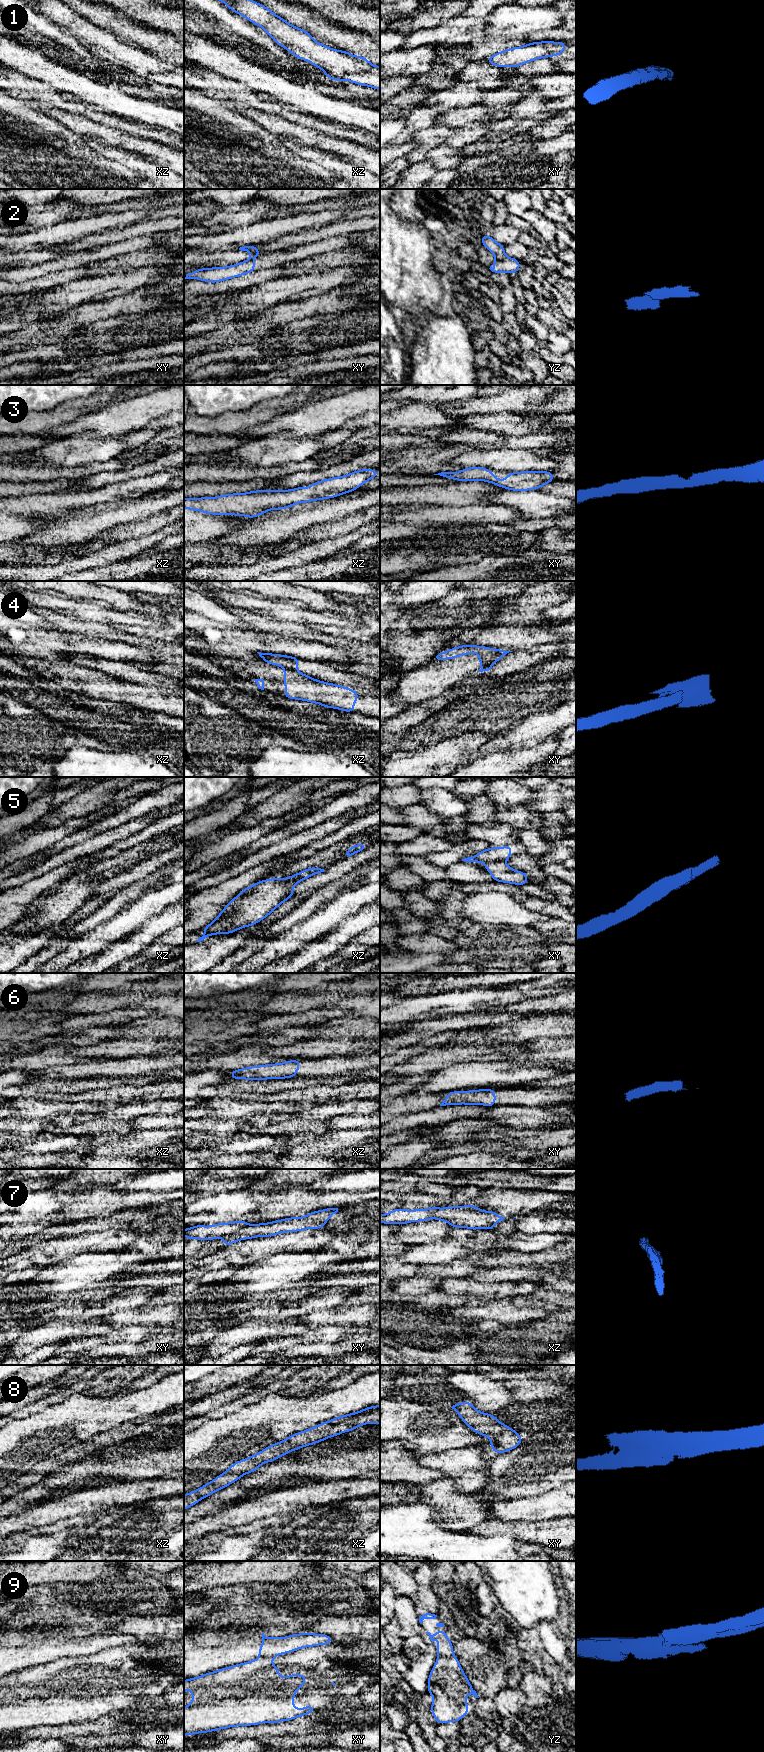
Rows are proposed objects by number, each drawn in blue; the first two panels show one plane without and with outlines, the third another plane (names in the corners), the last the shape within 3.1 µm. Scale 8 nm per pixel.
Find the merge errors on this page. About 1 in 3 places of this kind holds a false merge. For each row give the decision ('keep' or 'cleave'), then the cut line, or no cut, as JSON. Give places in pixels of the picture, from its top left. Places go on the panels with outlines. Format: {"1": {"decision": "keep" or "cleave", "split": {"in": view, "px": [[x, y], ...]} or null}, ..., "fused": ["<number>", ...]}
{"1": {"decision": "keep", "split": null}, "2": {"decision": "cleave", "split": {"in": "yz", "px": [[505, 255], [500, 259], [496, 259]]}}, "3": {"decision": "keep", "split": null}, "4": {"decision": "cleave", "split": {"in": "xz", "px": [[284, 667], [296, 670]]}}, "5": {"decision": "cleave", "split": {"in": "xy", "px": [[503, 860], [487, 861], [484, 863]]}}, "6": {"decision": "keep", "split": null}, "7": {"decision": "cleave", "split": {"in": "xy", "px": [[247, 1224], [223, 1237]]}}, "8": {"decision": "keep", "split": null}, "9": {"decision": "cleave", "split": {"in": "xy", "px": [[275, 1655], [259, 1657]]}}, "fused": ["2", "4", "5", "7", "9"]}

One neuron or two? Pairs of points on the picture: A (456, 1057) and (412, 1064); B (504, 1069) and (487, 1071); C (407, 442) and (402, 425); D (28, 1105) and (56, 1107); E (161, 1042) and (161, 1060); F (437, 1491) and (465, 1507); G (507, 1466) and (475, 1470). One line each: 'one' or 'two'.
A: one
B: one
C: two
D: one
E: two
F: one
G: two

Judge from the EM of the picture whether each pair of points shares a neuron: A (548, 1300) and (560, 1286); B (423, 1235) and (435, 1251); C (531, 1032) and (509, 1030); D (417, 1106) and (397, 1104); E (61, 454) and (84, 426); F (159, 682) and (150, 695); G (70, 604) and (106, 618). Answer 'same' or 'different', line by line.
A: different
B: different
C: same
D: same
E: different
F: different
G: same

